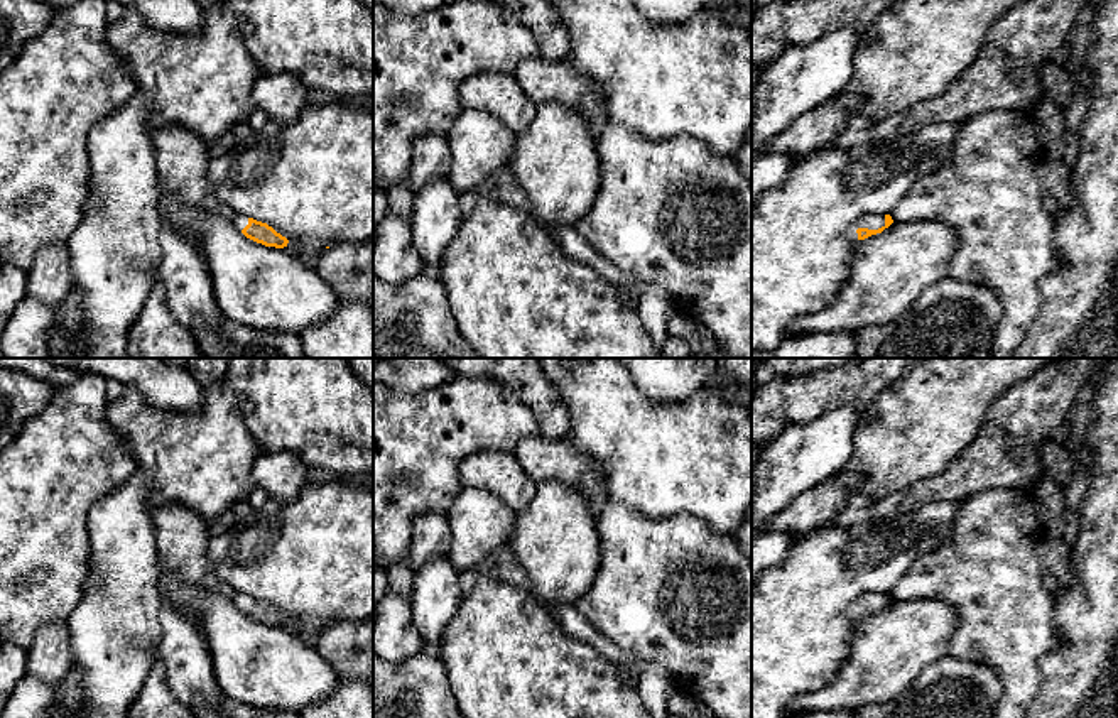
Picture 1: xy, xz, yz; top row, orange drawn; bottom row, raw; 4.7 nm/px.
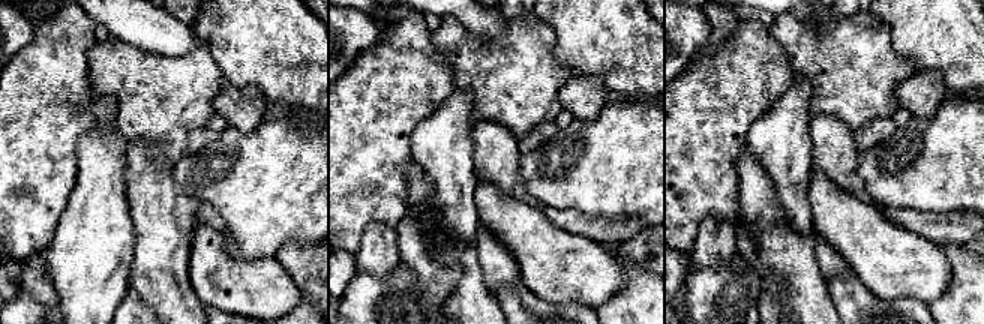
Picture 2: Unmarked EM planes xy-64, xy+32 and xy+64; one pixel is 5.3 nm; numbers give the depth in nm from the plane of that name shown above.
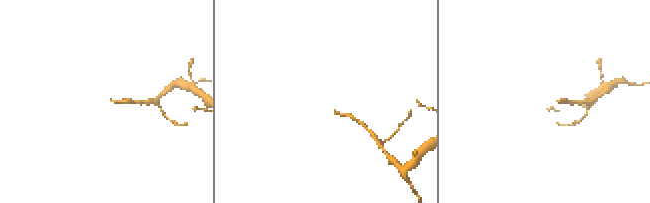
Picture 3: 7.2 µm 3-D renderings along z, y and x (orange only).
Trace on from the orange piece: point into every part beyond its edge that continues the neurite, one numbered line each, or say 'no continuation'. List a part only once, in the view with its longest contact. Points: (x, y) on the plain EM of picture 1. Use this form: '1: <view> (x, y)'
1: yz (872, 600)

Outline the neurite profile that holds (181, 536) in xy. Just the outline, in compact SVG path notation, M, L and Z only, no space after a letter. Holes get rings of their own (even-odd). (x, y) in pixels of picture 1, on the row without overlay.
M169 503L152 510L160 576L174 574L184 585L231 596L208 559L209 524L187 507Z

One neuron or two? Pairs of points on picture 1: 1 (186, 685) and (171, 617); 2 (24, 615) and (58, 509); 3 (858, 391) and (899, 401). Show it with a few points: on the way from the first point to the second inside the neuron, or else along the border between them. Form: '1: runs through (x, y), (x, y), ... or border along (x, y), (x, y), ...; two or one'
1: runs through (186, 668), (181, 634); one
2: runs through (34, 588), (43, 568), (43, 536); one
3: border along (904, 375), (879, 396), (873, 416), (857, 426); two

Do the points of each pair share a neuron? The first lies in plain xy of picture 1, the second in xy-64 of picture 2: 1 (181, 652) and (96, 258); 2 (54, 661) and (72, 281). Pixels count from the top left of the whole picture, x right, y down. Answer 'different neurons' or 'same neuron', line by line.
1: different neurons
2: different neurons

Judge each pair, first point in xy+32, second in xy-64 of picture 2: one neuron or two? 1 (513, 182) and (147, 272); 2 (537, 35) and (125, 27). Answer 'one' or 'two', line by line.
1: one
2: two

